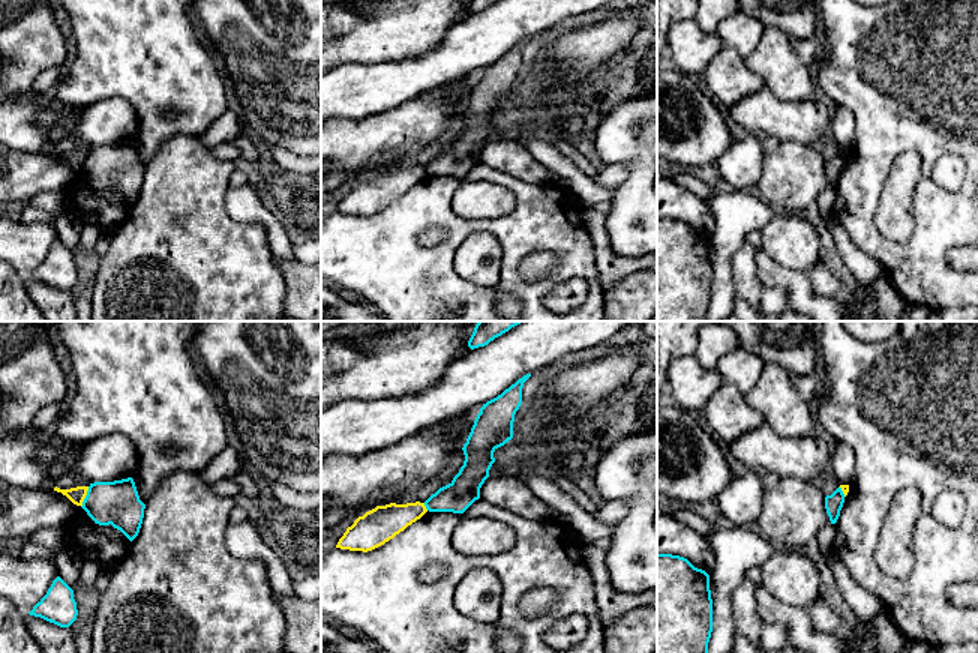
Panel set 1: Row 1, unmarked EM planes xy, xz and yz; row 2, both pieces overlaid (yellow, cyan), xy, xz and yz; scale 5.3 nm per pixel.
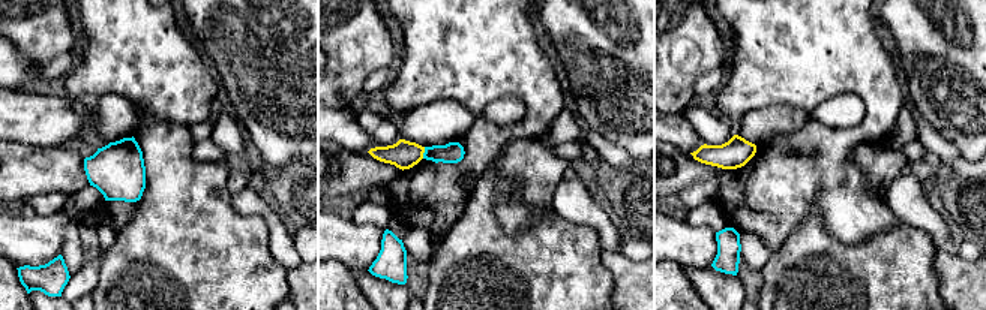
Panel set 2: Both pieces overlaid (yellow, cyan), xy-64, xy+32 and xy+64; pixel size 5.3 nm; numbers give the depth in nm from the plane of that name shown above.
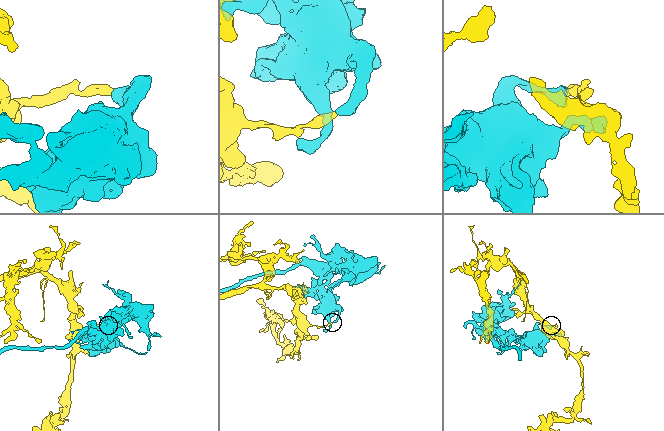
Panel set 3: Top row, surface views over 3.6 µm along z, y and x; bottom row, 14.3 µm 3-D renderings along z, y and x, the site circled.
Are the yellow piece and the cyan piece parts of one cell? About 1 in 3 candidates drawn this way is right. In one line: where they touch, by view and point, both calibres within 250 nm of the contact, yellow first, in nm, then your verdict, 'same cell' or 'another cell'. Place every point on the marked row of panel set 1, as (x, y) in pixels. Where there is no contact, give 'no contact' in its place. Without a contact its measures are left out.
meets yellow in xy at (84, 497); 90 nm thick on the yellow side, 240 nm on the other; another cell

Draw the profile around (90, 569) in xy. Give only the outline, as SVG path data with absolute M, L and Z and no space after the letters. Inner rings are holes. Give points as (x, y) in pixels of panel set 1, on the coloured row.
M84 560L80 569L76 588L93 588L96 585L96 579L102 572L102 564L96 560Z

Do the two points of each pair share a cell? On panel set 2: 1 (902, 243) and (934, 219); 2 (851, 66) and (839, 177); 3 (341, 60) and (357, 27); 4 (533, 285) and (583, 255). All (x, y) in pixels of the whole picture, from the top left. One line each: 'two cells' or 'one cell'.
1: two cells
2: one cell
3: one cell
4: one cell

